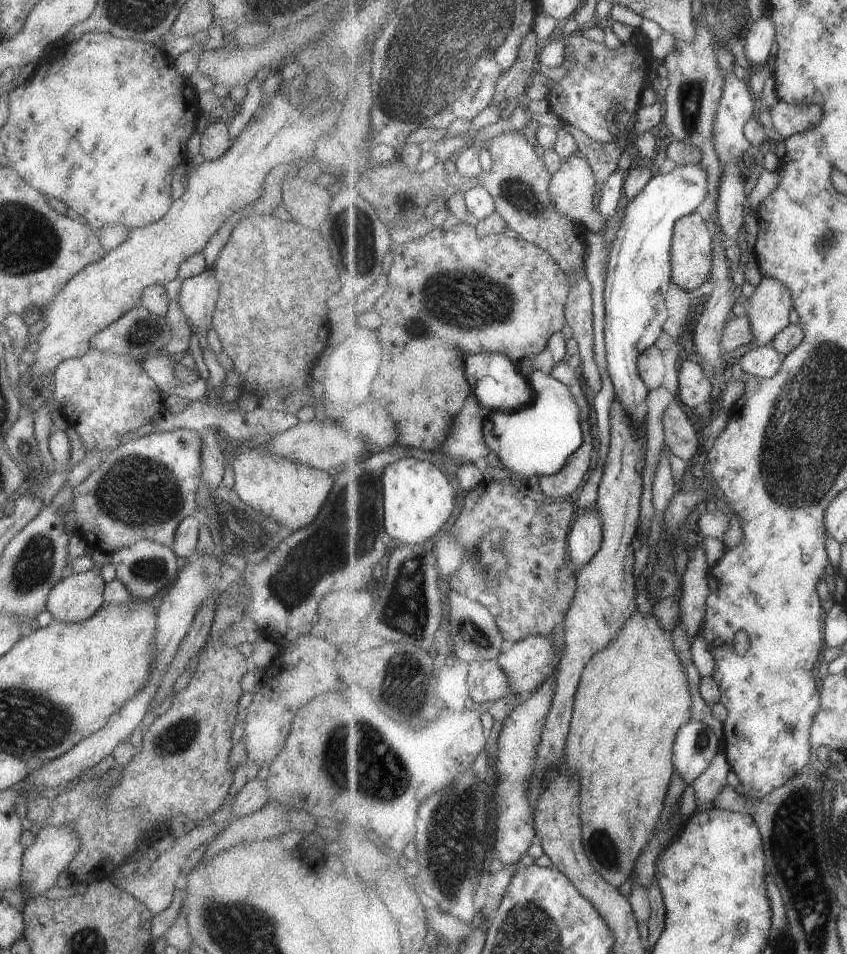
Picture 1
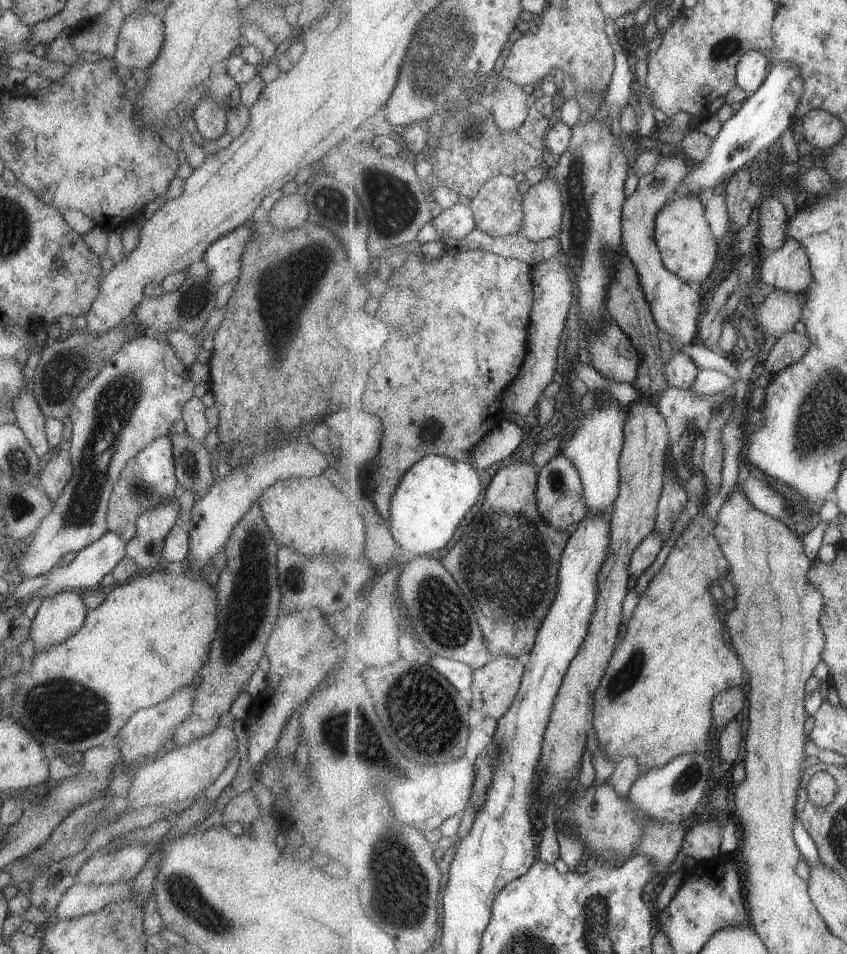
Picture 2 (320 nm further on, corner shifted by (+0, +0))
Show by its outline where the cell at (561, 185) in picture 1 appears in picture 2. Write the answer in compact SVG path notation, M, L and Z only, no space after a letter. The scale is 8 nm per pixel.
M553 173L529 188L522 202L524 217L519 234L532 241L542 241L559 234L565 203Z

